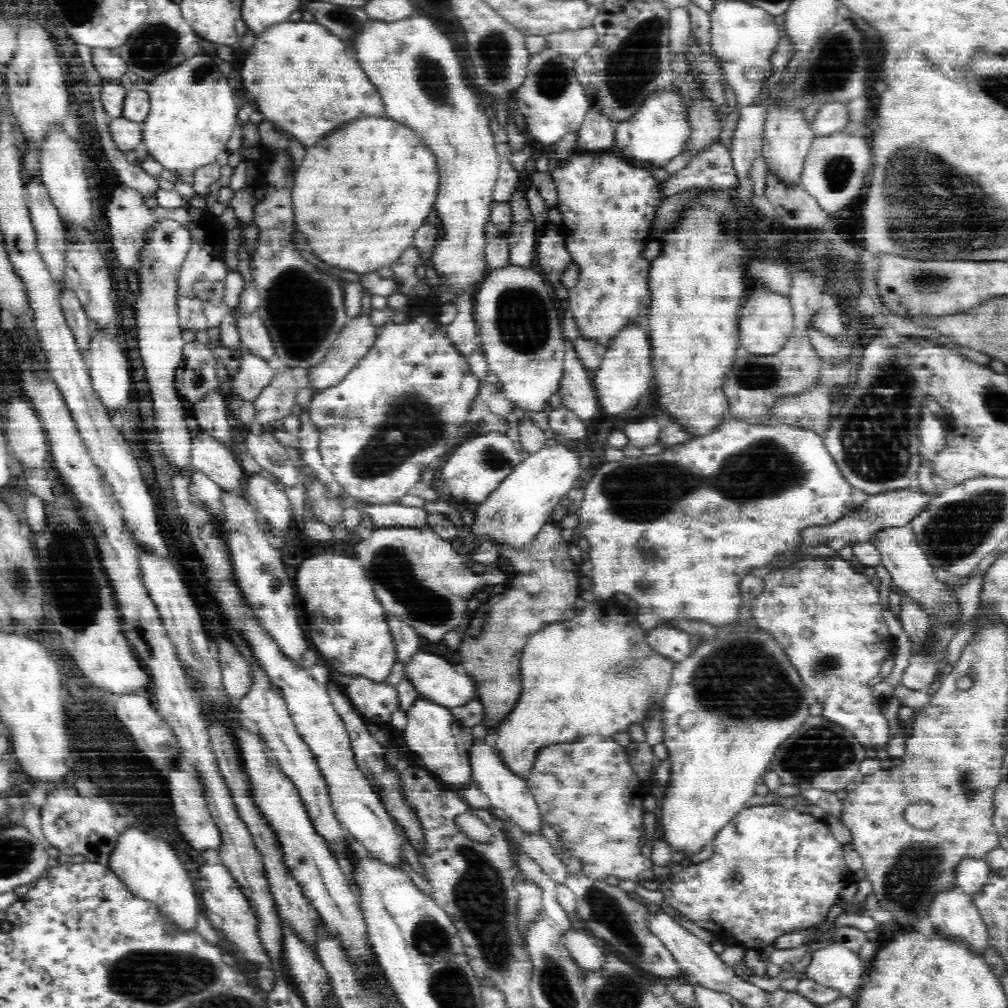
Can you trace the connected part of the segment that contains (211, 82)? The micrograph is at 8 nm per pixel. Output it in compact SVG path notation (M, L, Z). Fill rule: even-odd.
M204 53L194 54L174 68L152 78L147 88L151 107L149 115L142 123L143 141L149 155L159 161L177 177L191 175L198 166L215 162L220 152L227 150L228 141L234 138L234 128L239 126L236 88L228 84L228 78L213 59Z

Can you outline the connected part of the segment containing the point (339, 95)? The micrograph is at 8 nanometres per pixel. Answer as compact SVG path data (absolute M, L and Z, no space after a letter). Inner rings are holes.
M306 20L281 22L264 30L255 40L241 68L242 84L252 94L258 110L266 116L266 120L290 132L300 144L314 146L320 138L356 118L384 116L385 104L380 90L372 84L371 78L353 53L348 56L346 50L350 48L344 46L344 41L332 36L332 32L328 32L324 26Z

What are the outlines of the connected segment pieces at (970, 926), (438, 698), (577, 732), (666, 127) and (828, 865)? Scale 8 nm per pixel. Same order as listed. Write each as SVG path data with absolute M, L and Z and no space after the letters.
M958 887L951 891L941 892L934 899L929 910L930 920L935 928L935 934L942 935L951 944L965 946L976 957L984 958L988 946L990 946L986 923L983 921L977 906L973 900L964 894Z
M419 649L410 656L409 662L404 664L404 679L408 680L420 698L442 707L450 708L475 699L473 681L462 672L456 672L460 669L454 668L448 662L450 661Z
M587 603L572 620L552 624L528 640L520 658L522 696L516 709L507 716L496 738L496 755L504 767L520 778L532 774L536 752L544 745L574 741L583 735L614 735L627 732L632 723L640 723L653 697L664 698L671 682L673 665L662 660L645 641L646 631L637 625L634 615L620 614L608 603Z
M668 90L663 92L664 94L648 97L632 118L614 123L612 150L618 150L615 152L618 156L629 156L662 167L676 155L680 155L688 138L688 125L680 115L680 105L676 97Z
M776 803L742 809L717 831L712 843L710 858L696 864L685 861L680 872L655 885L663 892L664 900L690 923L732 940L748 953L762 952L786 932L818 925L837 903L840 892L857 875L845 863L844 846L824 818L785 810Z

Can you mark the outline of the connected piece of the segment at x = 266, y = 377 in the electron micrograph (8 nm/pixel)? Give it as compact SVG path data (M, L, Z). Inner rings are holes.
M244 352L240 364L238 364L238 371L230 377L227 383L229 394L240 397L242 402L254 403L274 377L274 371L266 360Z

